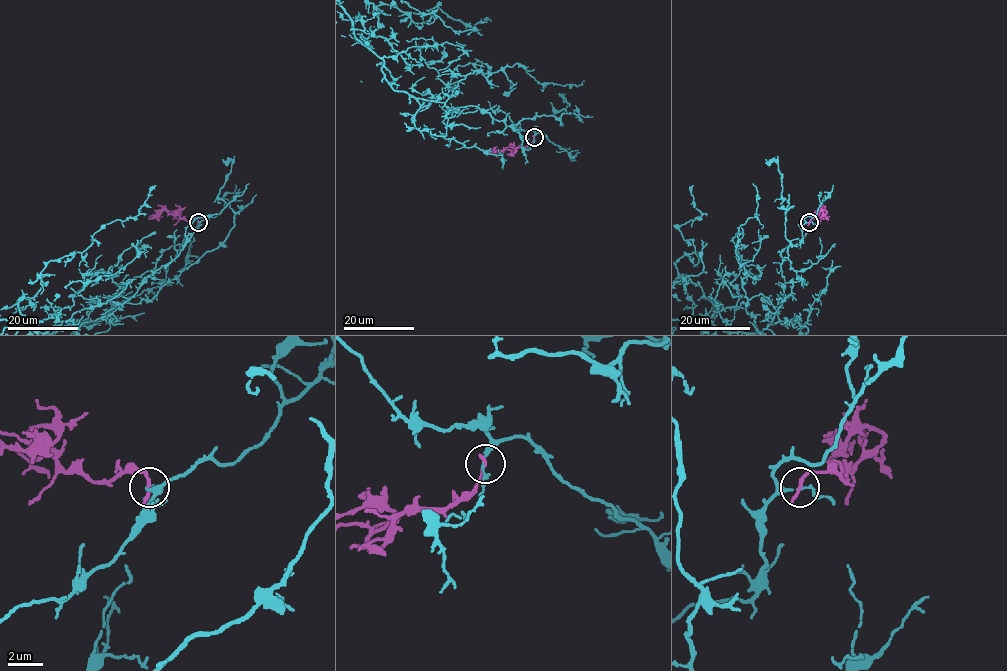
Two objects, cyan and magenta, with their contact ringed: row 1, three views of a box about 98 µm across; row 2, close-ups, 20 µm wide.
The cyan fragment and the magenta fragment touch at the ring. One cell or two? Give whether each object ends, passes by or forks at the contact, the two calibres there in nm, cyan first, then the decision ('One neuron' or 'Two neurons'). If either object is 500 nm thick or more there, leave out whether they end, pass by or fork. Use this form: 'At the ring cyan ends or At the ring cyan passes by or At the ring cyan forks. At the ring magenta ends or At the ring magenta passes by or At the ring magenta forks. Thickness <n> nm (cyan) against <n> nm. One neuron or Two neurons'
At the ring cyan passes by. At the ring magenta ends. Thickness 130 nm (cyan) against 240 nm. Two neurons

